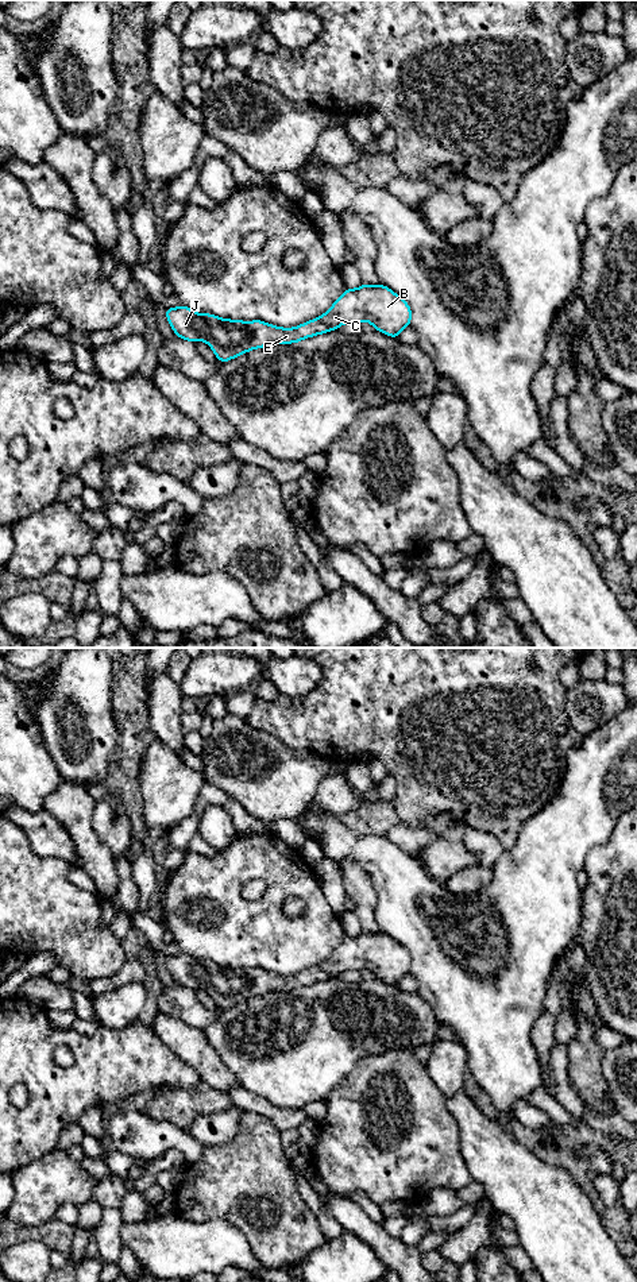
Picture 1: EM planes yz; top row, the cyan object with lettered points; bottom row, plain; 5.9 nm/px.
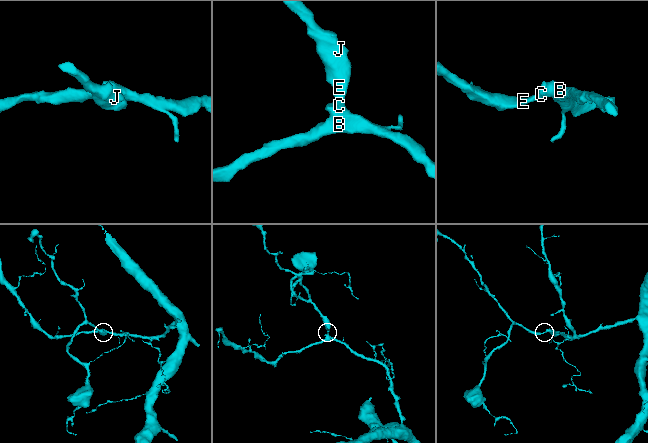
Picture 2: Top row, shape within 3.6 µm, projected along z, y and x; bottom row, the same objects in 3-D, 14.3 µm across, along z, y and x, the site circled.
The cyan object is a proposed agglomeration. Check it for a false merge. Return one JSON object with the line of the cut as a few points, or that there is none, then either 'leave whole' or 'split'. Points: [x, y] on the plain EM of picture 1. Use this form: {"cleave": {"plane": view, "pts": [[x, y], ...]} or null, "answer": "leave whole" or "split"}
{"cleave": null, "answer": "leave whole"}

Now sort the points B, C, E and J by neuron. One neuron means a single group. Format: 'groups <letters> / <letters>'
groups B C E J

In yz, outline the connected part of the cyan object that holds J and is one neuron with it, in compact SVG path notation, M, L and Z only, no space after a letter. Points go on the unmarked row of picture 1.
M362 931L358 937L345 937L320 965L294 976L281 976L260 968L240 969L200 962L184 953L166 955L166 965L175 984L192 991L204 988L223 1011L255 996L298 991L348 970L368 969L377 978L397 986L410 973L412 958L387 934Z

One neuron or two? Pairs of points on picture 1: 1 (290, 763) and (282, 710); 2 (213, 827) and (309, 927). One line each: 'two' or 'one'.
1: two
2: two

